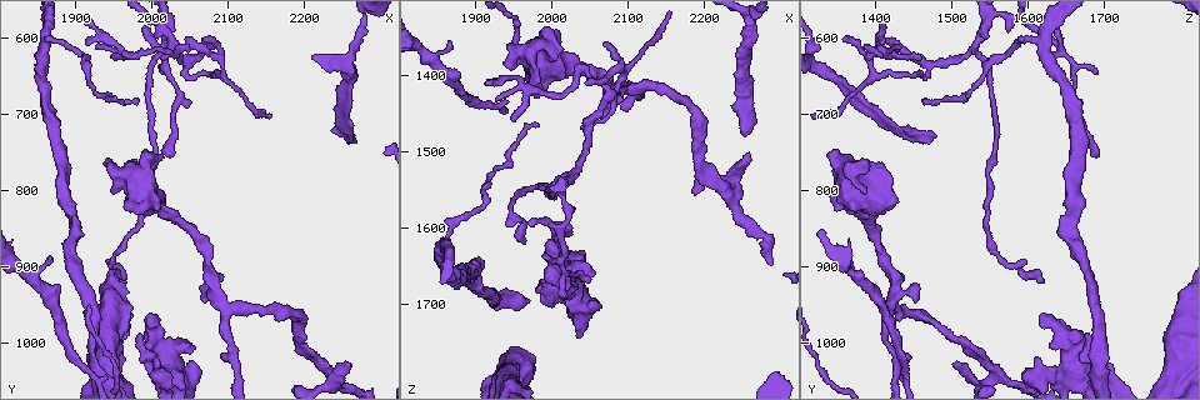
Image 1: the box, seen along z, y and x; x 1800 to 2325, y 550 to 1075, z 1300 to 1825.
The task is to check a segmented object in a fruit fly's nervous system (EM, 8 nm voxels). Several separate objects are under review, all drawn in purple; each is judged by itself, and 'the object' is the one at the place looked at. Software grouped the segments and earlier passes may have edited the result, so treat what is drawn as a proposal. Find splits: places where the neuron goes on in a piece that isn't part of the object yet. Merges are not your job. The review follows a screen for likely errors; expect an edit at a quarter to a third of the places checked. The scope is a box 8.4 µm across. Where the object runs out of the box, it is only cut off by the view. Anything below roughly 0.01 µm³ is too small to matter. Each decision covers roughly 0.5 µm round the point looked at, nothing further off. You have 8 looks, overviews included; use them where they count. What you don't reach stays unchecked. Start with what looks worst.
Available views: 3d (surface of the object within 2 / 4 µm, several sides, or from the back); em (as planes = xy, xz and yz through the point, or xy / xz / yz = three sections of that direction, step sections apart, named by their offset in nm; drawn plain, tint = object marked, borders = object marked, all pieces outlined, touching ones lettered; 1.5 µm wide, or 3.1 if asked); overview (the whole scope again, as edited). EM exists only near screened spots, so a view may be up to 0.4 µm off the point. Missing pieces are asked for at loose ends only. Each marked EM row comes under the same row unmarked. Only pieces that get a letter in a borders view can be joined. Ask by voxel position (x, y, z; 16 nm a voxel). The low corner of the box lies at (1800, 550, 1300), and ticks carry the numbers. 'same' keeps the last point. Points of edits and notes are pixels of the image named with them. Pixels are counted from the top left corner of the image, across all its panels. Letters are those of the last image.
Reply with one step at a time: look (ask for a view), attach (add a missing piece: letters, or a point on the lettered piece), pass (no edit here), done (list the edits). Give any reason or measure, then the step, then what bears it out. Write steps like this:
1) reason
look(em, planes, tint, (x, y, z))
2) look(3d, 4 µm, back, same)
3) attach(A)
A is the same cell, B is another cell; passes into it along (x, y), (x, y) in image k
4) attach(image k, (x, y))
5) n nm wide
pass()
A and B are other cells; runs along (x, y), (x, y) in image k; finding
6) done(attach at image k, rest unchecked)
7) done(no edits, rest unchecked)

end of a long branch
look(3d, 2 µm, (2250, 730, 1480))

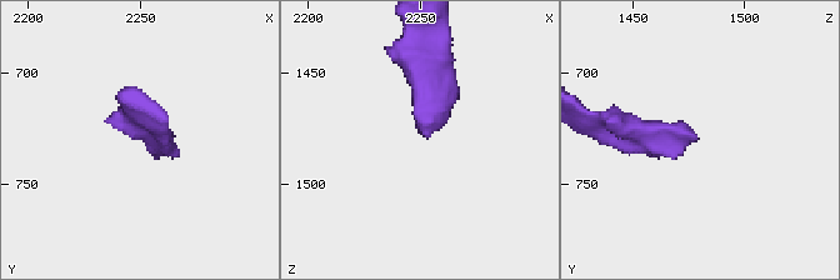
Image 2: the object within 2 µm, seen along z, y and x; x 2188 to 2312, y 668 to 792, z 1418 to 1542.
now the EM
look(em, planes, borders, (2252, 729, 1479))

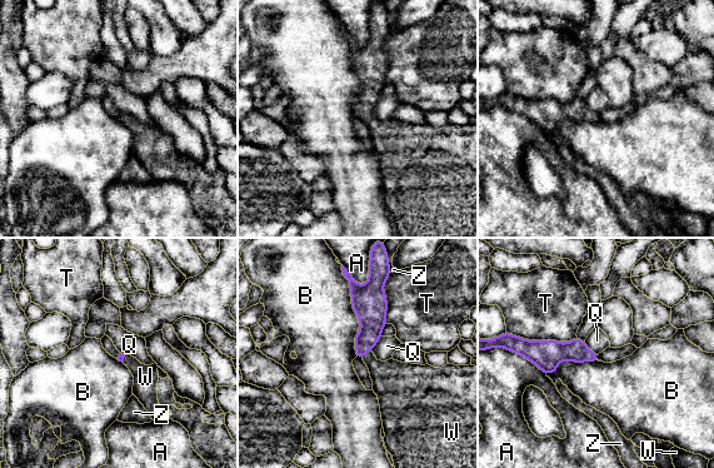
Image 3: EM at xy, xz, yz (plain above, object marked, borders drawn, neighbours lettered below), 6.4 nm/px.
attach(W)
W is the same cell, A, B, Q, T and Z are other cells; it goes on there

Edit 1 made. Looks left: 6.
redraw
look(overview)

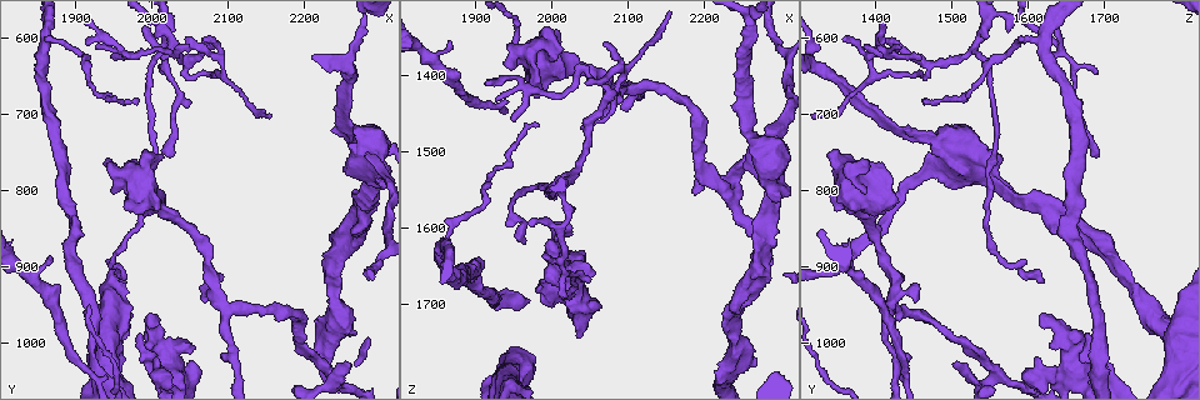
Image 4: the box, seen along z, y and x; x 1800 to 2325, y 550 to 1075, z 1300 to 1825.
tapers out
look(em, yz, step 4, borders, (1985, 680, 1465))

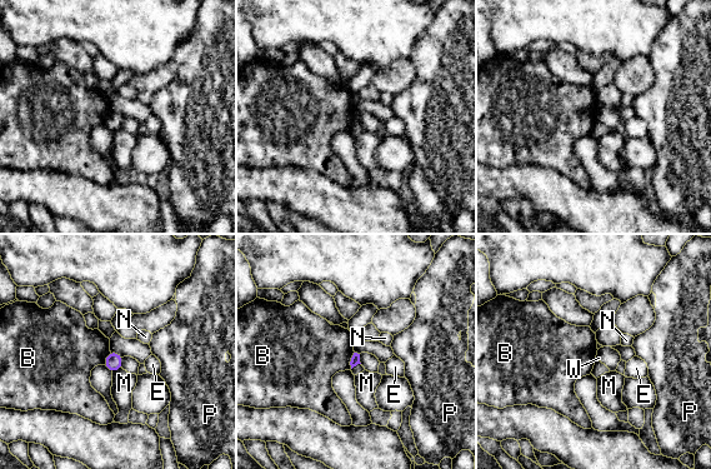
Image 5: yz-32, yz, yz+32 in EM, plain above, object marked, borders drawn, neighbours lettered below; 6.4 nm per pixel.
cut it another way
look(em, planes, borders, same)

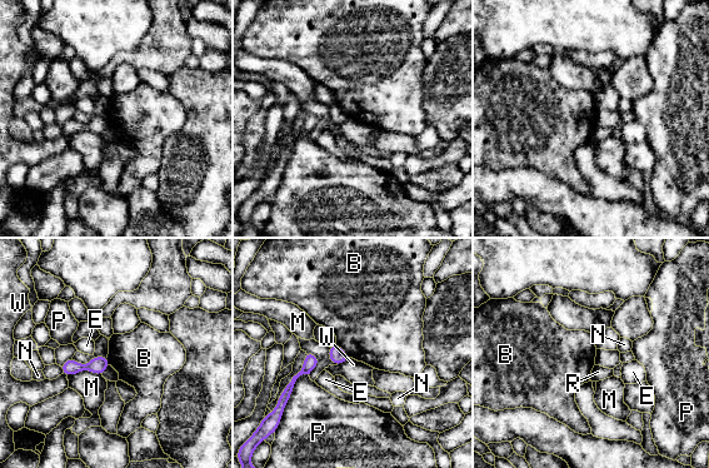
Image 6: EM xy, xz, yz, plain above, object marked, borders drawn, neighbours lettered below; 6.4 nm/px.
pass()
B, E, M, N, P, R and W are other cells; border along (336, 343), (349, 357) in image 6; none of them fits

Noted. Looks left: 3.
branch stops here
look(em, xy, step 4, borders, (1955, 1015, 1785))

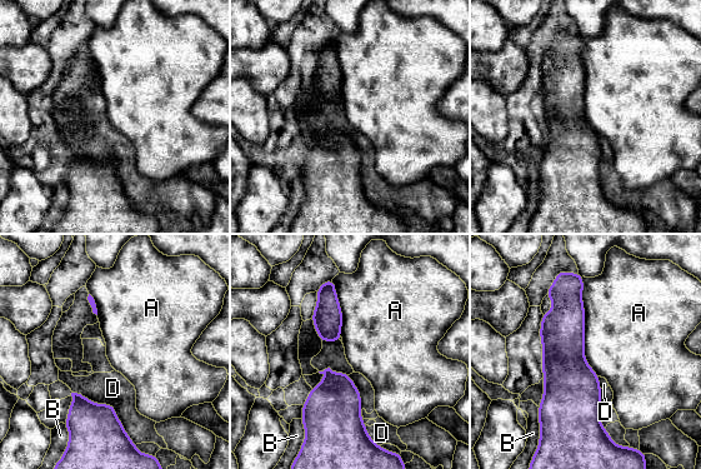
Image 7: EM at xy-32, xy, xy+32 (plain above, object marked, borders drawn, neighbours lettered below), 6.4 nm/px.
A touches over 650 nm
pass()
A, B and D are other cells; runs along (576, 283), (569, 380), (597, 429) in image 7; no lettered piece goes on from it

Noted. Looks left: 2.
done(attach at image 3, rest unchecked)

